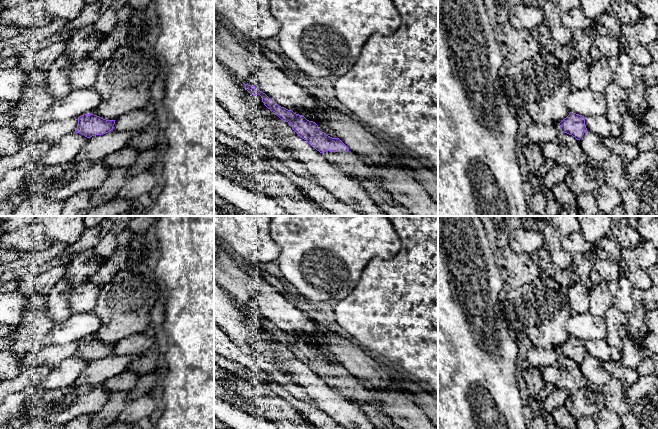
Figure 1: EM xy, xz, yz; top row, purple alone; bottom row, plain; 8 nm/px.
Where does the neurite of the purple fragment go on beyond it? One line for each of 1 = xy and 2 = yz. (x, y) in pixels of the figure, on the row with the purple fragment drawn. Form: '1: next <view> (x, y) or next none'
1: next none
2: next none

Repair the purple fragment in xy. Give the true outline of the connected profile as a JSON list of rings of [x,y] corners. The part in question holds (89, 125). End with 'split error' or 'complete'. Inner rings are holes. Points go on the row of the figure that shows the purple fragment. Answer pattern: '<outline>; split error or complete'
[[[84,114],[78,117],[76,133],[87,138],[103,135],[113,130],[115,120],[106,120],[94,114]]]; complete

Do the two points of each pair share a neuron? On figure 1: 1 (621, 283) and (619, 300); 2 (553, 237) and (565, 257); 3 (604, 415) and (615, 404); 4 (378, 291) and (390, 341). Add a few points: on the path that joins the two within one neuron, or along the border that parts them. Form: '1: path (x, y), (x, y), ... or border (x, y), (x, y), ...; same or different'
1: path (621, 287), (621, 296); same
2: path (553, 242), (553, 245), (560, 252); same
3: border (604, 407), (618, 415); different
4: path (390, 303), (390, 329); same

